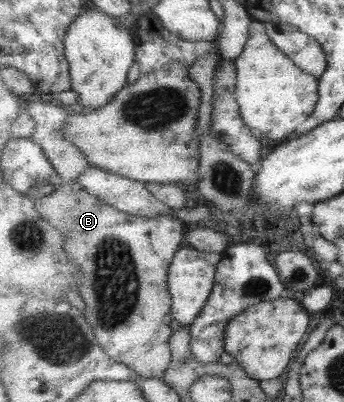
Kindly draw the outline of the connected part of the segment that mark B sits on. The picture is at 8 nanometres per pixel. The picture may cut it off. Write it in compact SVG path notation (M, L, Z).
M79 182L59 186L55 193L38 200L36 209L66 235L69 260L83 273L81 297L87 303L87 321L103 350L143 377L163 379L172 363L170 342L173 329L177 329L173 325L168 272L177 251L186 242L183 224L171 215L142 217L122 213L89 193Z

